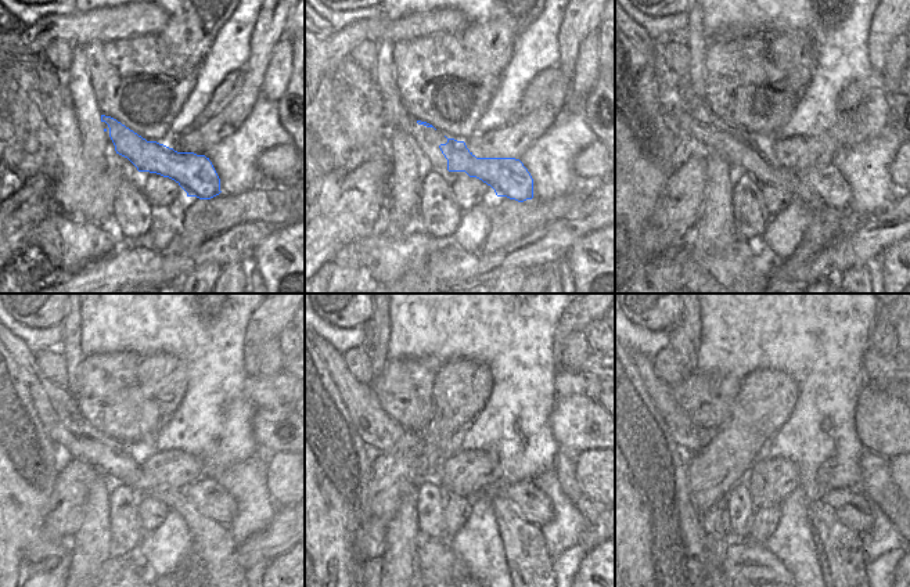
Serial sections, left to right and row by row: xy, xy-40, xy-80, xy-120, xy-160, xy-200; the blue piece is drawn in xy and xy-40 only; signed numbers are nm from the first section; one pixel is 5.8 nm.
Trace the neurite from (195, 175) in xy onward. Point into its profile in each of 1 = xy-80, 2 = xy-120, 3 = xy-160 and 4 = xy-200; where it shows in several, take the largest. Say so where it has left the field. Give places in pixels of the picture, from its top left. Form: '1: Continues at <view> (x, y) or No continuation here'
1: Continues at xy-80 (828, 184)
2: Continues at xy-120 (219, 504)
3: Continues at xy-160 (533, 506)
4: Continues at xy-200 (852, 507).

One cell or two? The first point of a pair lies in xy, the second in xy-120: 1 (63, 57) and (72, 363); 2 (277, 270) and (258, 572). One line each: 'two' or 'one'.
1: two
2: two

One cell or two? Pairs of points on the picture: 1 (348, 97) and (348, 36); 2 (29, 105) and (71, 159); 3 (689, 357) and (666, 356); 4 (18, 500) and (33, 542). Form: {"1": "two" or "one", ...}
{"1": "two", "2": "one", "3": "two", "4": "one"}

